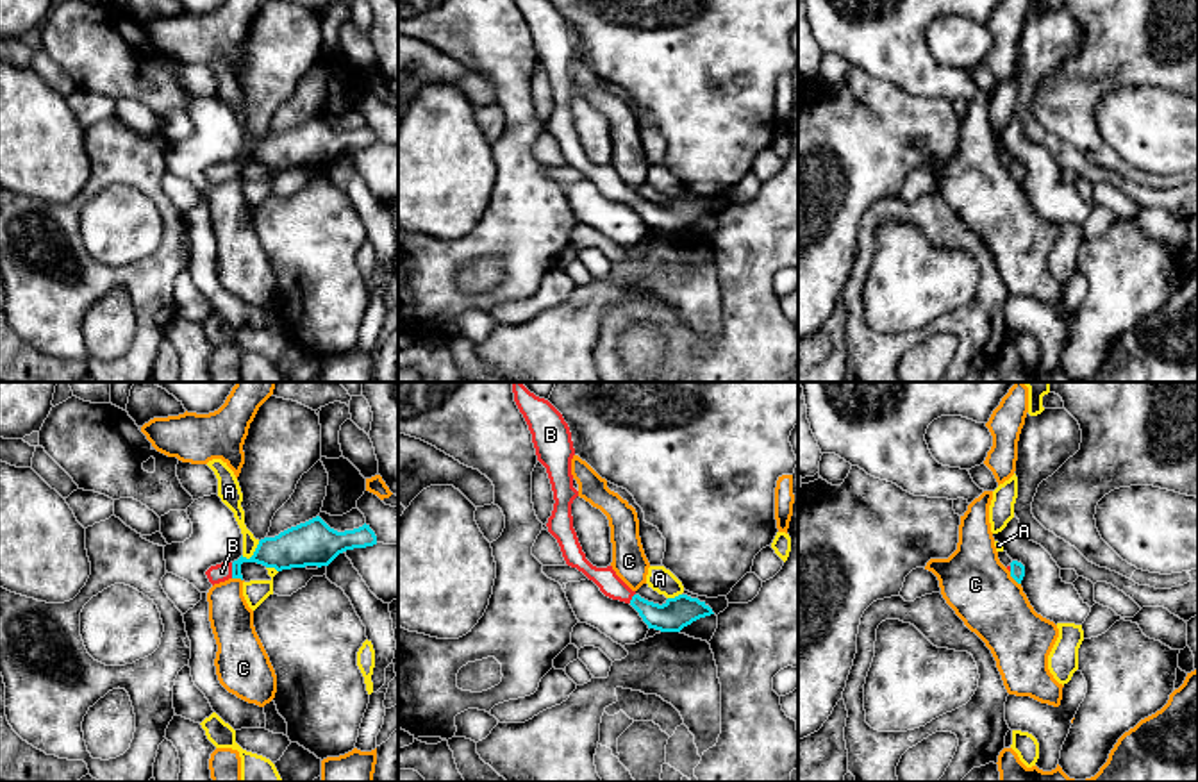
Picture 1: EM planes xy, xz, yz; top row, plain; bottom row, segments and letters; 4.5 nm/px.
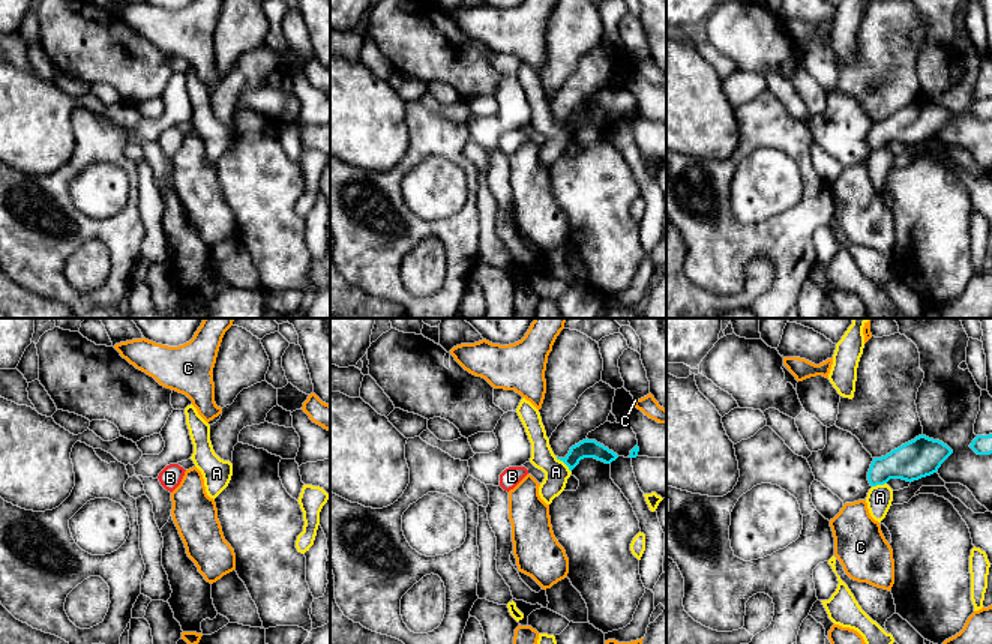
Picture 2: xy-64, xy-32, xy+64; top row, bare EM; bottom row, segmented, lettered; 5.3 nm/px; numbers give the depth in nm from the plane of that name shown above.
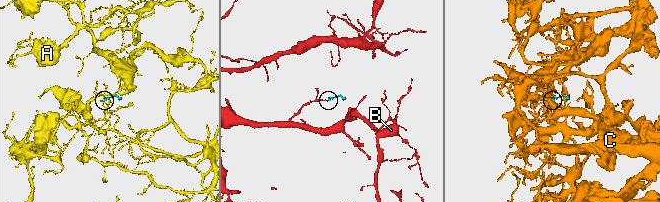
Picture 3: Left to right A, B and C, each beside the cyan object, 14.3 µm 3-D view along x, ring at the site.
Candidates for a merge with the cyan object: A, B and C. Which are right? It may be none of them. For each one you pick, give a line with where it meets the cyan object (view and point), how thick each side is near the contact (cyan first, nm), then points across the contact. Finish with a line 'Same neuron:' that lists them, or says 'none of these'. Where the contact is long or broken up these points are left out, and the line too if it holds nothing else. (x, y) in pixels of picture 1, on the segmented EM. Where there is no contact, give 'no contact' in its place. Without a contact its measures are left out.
B: xy (232, 570) | 160/80 nm | across xy (282, 552), (243, 559), (232, 570), (222, 572)
Same neuron: B

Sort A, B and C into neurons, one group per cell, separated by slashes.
A / B / C

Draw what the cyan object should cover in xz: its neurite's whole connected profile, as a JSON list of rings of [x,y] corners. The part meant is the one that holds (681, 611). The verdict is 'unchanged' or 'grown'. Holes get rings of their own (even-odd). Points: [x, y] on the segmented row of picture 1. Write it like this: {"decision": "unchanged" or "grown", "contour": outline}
{"decision": "grown", "contour": [[[512,382],[512,393],[532,434],[537,461],[546,468],[552,484],[555,503],[546,527],[557,539],[566,564],[582,571],[605,596],[630,603],[648,628],[680,632],[693,621],[714,614],[705,602],[687,595],[668,598],[662,605],[648,602],[632,591],[612,566],[596,568],[586,559],[571,516],[571,503],[578,491],[573,487],[571,475],[575,448],[570,427],[548,400],[536,396],[521,382]]]}

